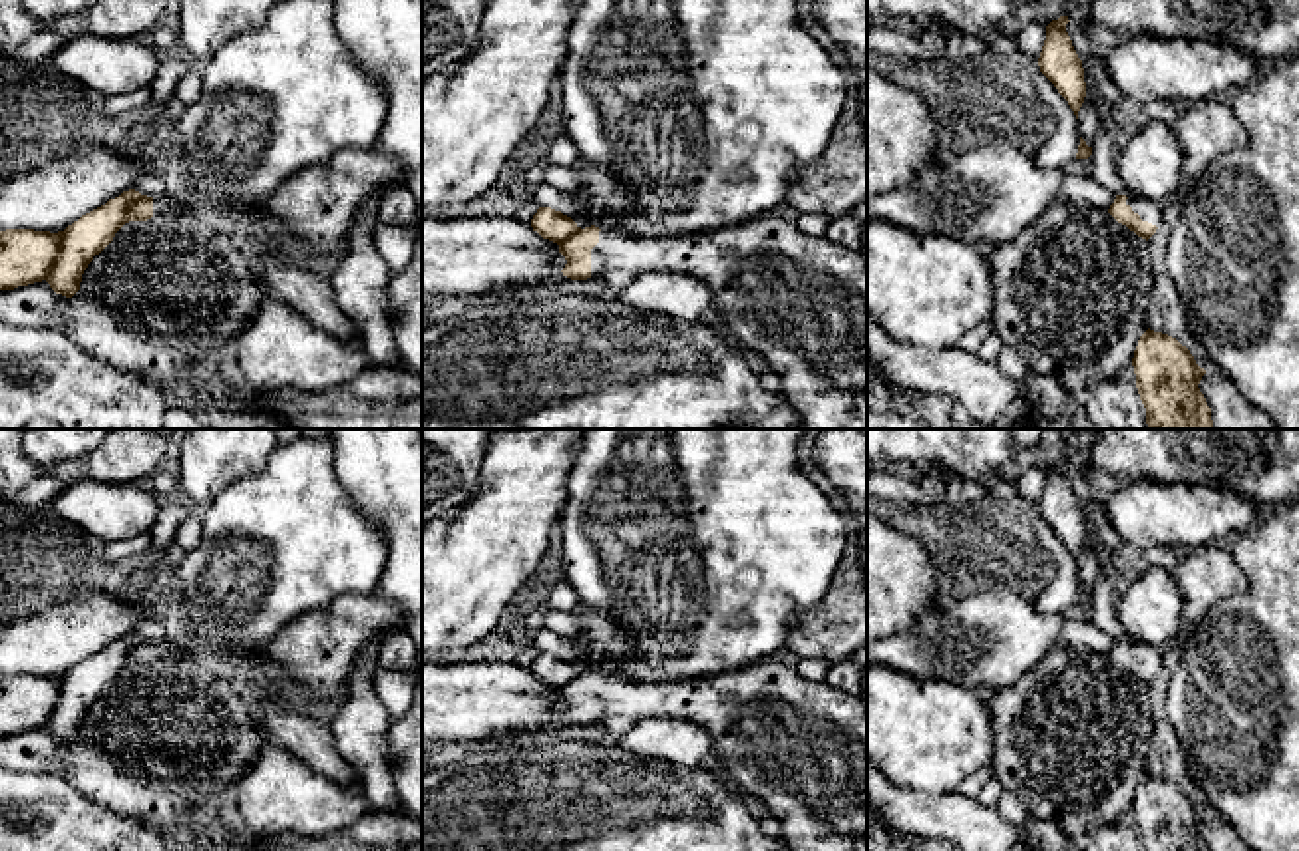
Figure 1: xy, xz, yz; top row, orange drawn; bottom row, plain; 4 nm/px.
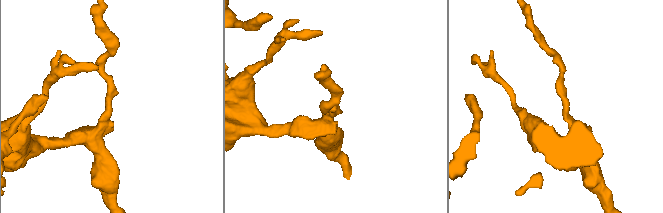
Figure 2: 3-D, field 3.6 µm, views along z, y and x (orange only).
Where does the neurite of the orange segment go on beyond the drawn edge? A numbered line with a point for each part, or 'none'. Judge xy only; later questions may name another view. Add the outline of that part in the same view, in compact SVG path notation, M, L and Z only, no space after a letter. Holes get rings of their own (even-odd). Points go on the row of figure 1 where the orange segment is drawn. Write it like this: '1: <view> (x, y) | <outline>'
1: xy (166, 203) | M185 193L183 197L171 197L171 195L161 195L161 197L153 197L153 217L159 217L163 213L173 213L179 207L183 207L185 203L197 203L197 199L191 193Z

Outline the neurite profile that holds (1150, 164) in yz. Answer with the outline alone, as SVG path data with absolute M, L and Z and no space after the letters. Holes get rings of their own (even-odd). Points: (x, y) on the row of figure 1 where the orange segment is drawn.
M1148 121L1118 147L1118 175L1132 197L1162 203L1174 193L1182 193L1184 153L1172 127Z

